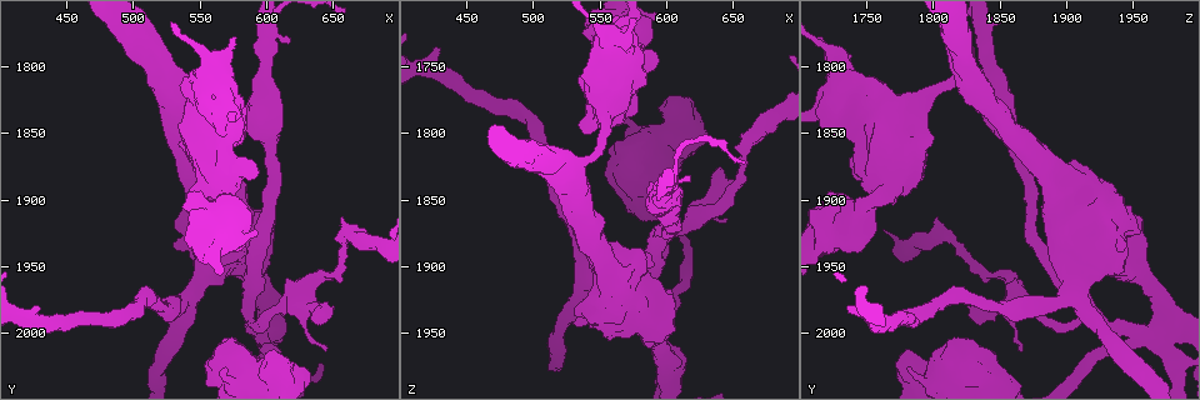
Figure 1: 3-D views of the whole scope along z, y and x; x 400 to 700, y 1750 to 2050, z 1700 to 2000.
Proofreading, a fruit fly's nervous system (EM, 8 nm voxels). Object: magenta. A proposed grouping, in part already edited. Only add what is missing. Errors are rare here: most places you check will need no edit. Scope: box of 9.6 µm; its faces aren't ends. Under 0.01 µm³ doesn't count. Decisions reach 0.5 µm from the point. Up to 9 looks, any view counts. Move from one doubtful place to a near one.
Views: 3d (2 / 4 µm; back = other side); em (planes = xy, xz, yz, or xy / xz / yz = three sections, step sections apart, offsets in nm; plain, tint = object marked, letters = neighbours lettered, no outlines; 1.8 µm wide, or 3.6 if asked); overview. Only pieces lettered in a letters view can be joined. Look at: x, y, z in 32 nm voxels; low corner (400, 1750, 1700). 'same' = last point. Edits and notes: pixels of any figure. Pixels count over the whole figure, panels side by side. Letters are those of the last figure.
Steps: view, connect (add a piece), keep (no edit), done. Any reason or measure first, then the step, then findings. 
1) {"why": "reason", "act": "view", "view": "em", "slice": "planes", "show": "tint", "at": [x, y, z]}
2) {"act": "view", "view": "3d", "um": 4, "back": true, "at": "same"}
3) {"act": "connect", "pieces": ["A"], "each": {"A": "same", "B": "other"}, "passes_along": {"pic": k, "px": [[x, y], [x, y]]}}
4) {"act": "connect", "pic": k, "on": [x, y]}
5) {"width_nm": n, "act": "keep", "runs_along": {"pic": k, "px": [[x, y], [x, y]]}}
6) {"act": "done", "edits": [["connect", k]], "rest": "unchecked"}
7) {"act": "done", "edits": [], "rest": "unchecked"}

{"act": "view", "view": "em", "um": 3.6, "slice": "xz", "step": 4, "show": "plain", "at": [558, 1860, 1766]}

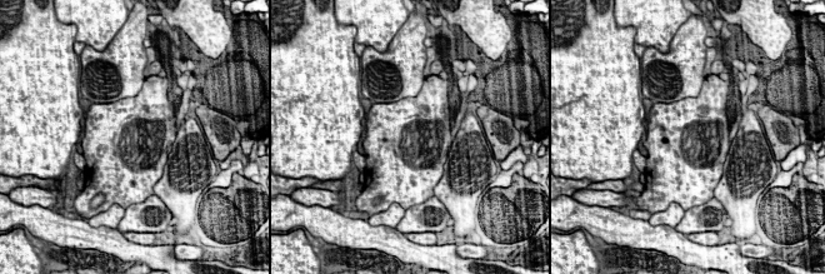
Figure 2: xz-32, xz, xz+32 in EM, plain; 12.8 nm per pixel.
{"act": "view", "view": "em", "um": 3.6, "slice": "xz", "step": 4, "show": "tint", "at": "same"}

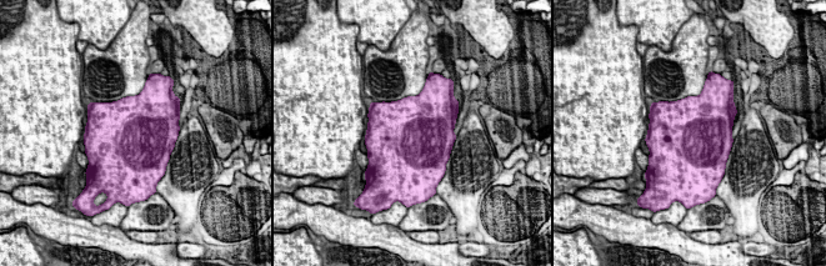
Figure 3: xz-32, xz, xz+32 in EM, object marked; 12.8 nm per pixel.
{"why": "see the neighbours", "act": "view", "view": "em", "um": 3.6, "slice": "xz", "step": 4, "show": "letters", "at": "same"}

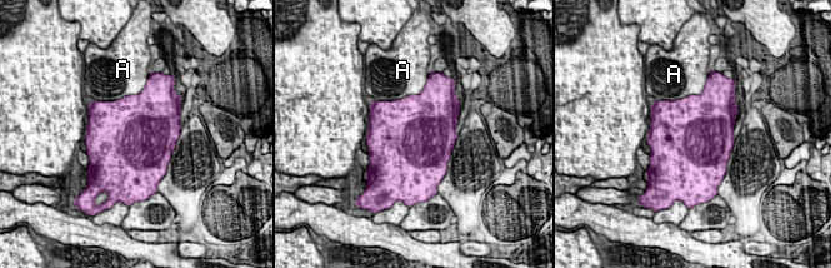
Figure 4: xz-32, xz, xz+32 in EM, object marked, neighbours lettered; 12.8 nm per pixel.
{"act": "keep", "each": {"A": "other"}, "found": "none of them fits"}

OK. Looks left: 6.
{"why": "stops while still wide", "act": "view", "view": "3d", "um": 4, "at": [556, 1924, 1956]}

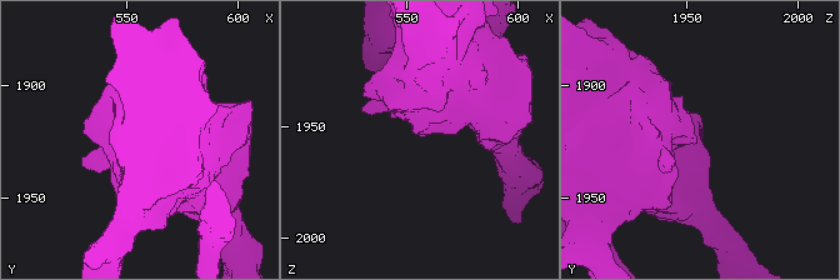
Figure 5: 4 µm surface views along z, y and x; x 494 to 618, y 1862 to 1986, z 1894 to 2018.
{"act": "view", "view": "em", "um": 3.6, "slice": "planes", "show": "letters", "at": [556, 1924, 1954]}

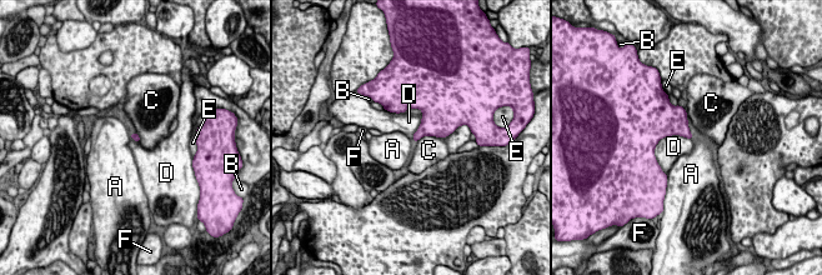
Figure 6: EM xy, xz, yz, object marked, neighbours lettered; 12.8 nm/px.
{"act": "keep", "each": {"A": "other", "B": "other", "C": "other", "D": "other", "E": "other", "F": "other"}, "border": {"pic": 6, "px": [[385, 109], [421, 111], [414, 140]]}, "found": "none of them fits"}

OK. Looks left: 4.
{"why": "calibre changes", "act": "view", "view": "3d", "um": 4, "at": [596, 2000, 1956]}

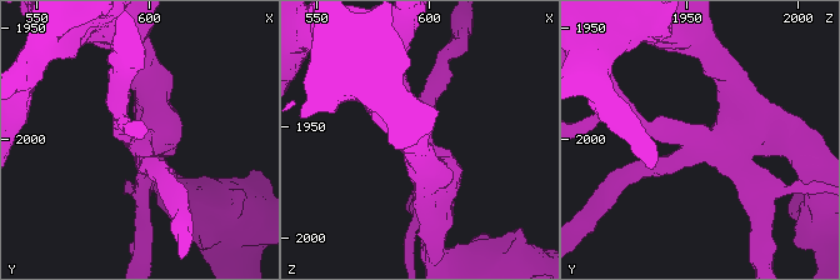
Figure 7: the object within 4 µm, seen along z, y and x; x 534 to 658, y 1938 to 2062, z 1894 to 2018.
{"arms": 4, "why": "shape alone is not enough", "act": "view", "view": "em", "um": 3.6, "slice": "planes", "show": "letters", "at": [594, 2000, 1957]}

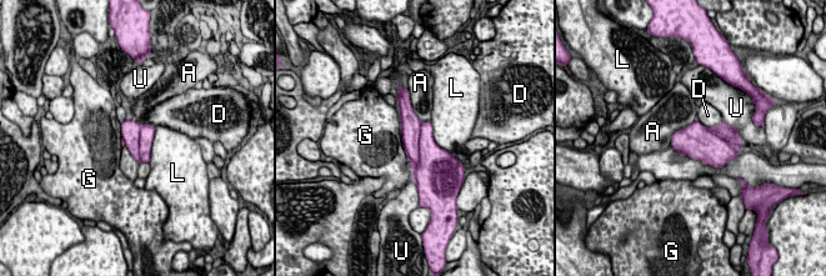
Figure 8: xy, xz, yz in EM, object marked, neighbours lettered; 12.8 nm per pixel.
{"act": "keep", "each": {"A": "other", "D": "other", "G": "other", "L": "other", "U": "other"}, "border": {"pic": 8, "px": [[409, 95], [415, 115], [429, 121]]}, "found": "none of them fits"}

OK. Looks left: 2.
{"why": "stops while still wide", "act": "view", "view": "3d", "um": 4, "at": [556, 2022, 1810]}

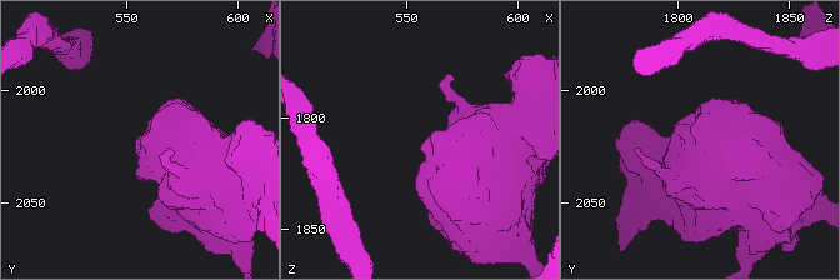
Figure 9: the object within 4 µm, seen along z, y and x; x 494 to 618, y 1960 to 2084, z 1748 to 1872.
{"why": "shape alone is not enough", "act": "view", "view": "em", "um": 3.6, "slice": "planes", "show": "letters", "at": [557, 2022, 1812]}

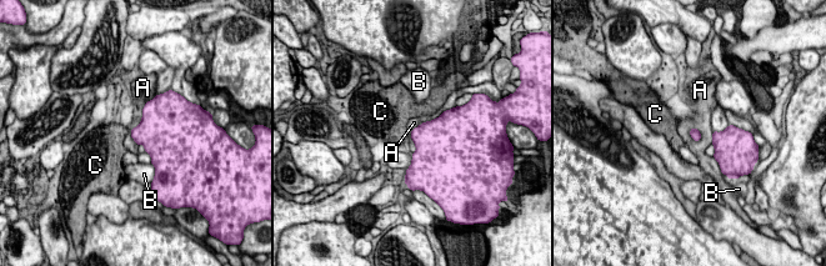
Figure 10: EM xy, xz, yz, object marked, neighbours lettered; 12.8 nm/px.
{"act": "keep", "each": {"A": "other", "B": "other", "C": "other"}, "found": "no lettered piece goes on from it"}

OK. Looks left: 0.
{"act": "done", "edits": [], "rest": "unchecked"}

